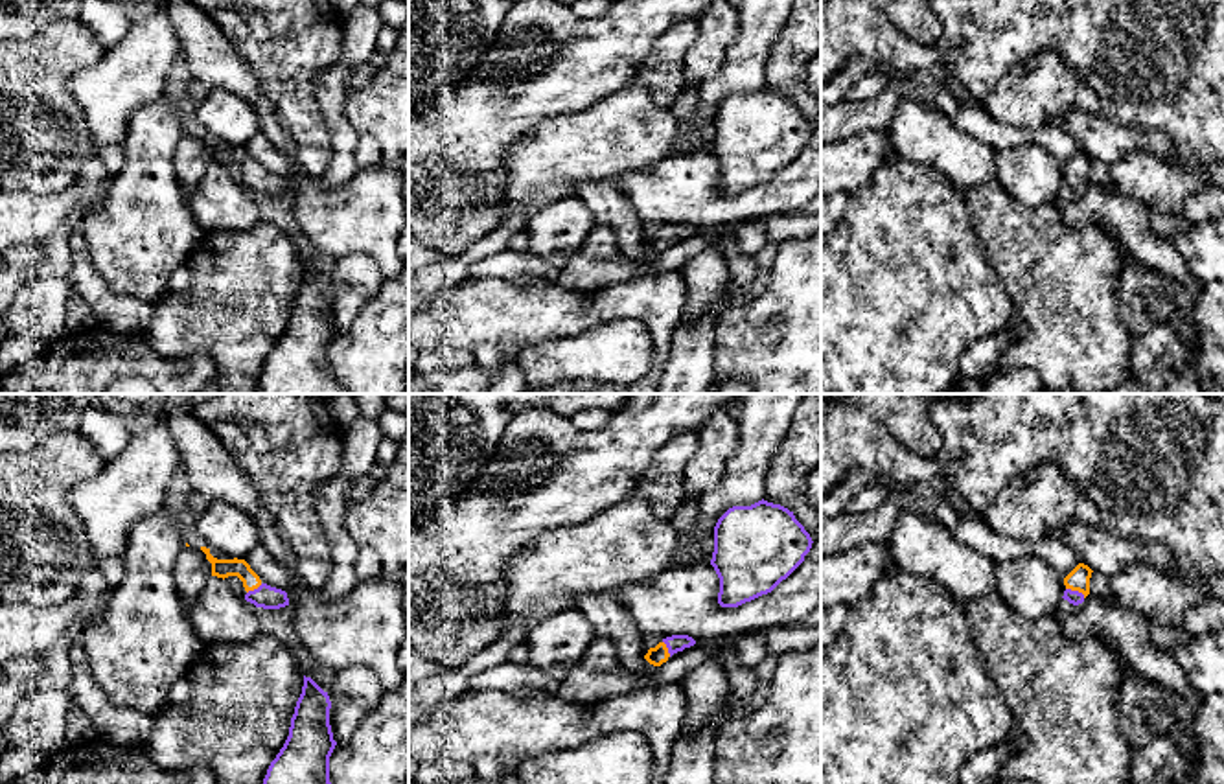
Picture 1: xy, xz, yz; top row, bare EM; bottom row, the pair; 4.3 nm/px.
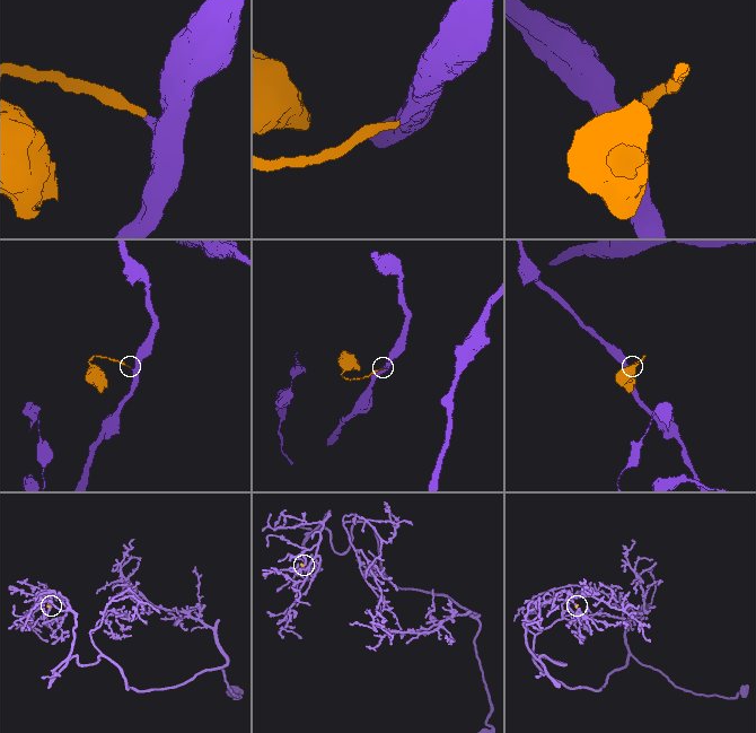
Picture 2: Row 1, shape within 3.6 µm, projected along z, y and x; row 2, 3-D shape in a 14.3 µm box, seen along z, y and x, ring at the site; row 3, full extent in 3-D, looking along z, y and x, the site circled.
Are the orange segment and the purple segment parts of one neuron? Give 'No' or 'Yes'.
Yes

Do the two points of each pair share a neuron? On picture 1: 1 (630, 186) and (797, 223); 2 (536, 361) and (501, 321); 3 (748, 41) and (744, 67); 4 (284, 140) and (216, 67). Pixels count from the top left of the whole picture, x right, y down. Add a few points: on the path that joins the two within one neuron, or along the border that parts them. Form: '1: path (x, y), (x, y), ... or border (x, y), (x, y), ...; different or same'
1: border (801, 205), (757, 218); different
2: border (569, 339), (532, 345), (505, 359); different
3: path (748, 46), (746, 61); same
4: path (267, 120), (264, 107), (236, 78); same

